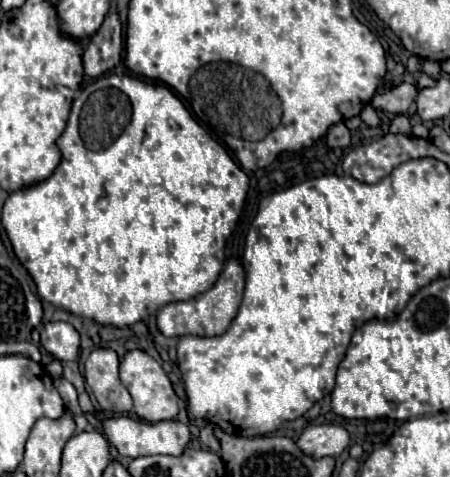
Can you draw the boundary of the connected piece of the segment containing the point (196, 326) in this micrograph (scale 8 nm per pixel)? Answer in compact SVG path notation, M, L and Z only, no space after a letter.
M228 259L224 265L216 285L188 301L178 301L178 303L168 303L160 309L158 313L158 329L166 337L182 337L182 335L200 335L200 337L212 337L212 335L222 335L232 319L238 313L238 307L244 297L244 281L246 273L244 267L236 259Z

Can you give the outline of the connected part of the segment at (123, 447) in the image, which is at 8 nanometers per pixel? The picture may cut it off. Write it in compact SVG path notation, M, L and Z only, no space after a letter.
M122 415L122 417L112 417L112 419L104 421L104 433L122 457L132 457L132 459L144 457L144 455L182 455L190 441L188 427L176 419L158 421L152 425L152 423Z

